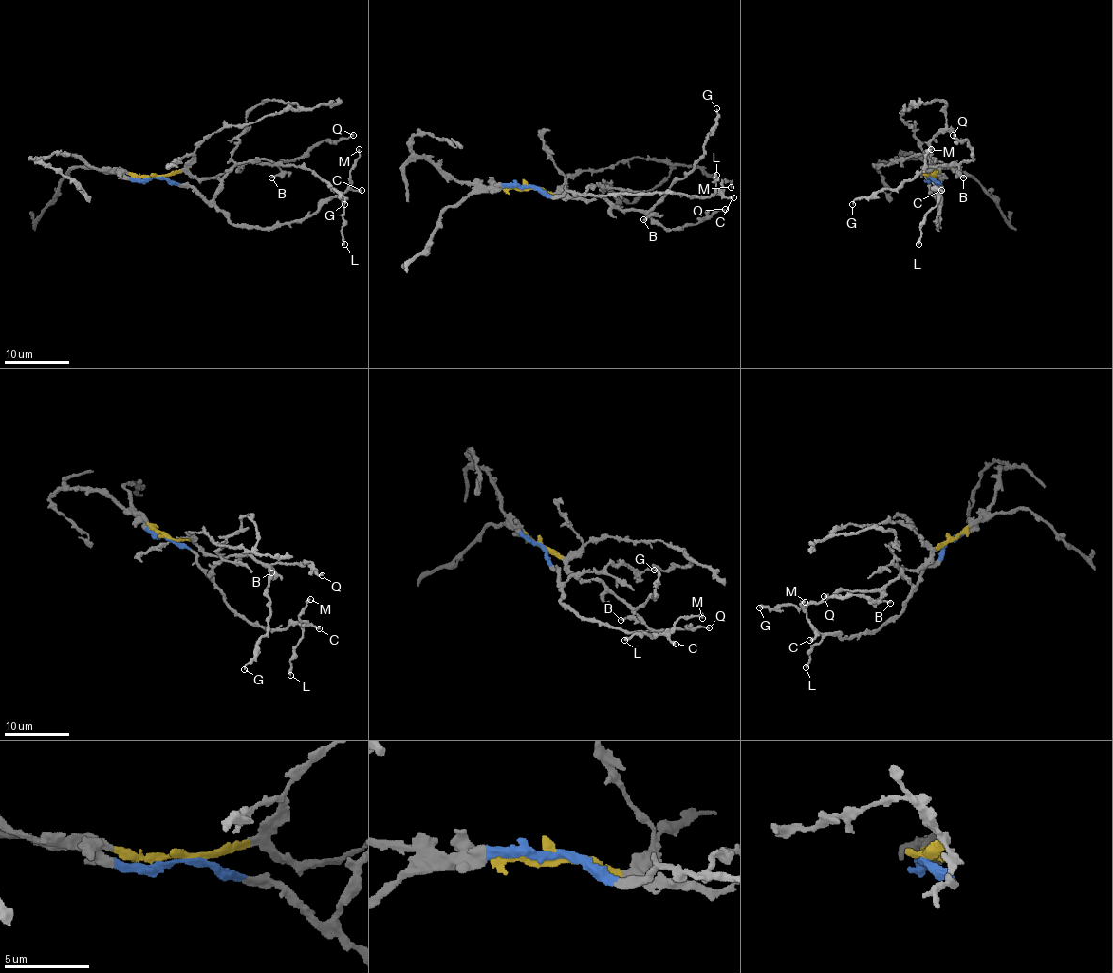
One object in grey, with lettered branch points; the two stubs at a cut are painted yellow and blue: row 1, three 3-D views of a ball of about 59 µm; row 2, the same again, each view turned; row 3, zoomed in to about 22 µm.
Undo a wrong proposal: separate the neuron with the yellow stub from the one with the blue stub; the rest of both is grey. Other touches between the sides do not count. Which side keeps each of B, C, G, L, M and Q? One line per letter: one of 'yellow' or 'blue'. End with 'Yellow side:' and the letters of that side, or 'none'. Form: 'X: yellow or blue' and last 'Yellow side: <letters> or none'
B: yellow
C: blue
G: yellow
L: blue
M: blue
Q: yellow
Yellow side: B, G, Q

